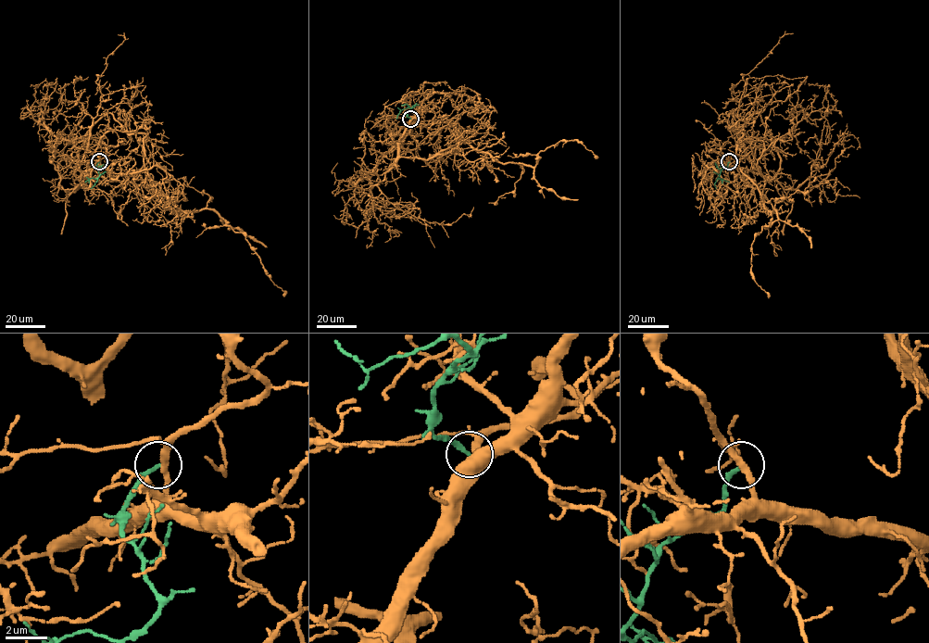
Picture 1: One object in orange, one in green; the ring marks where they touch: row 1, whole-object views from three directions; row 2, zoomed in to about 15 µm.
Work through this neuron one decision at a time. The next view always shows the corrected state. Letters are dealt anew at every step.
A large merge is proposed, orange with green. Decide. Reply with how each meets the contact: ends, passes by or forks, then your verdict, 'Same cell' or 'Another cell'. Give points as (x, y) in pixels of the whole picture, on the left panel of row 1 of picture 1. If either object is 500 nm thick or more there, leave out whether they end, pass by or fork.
At the ring orange passes by. At the ring green ends. Another cell

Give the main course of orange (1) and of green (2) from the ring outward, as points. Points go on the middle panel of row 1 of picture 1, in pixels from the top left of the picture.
1: (411, 119), (400, 156), (430, 159), (472, 147), (503, 163), (534, 167), (541, 150), (576, 140), (595, 157)
2: (410, 119), (407, 116), (408, 107), (402, 109), (395, 119)

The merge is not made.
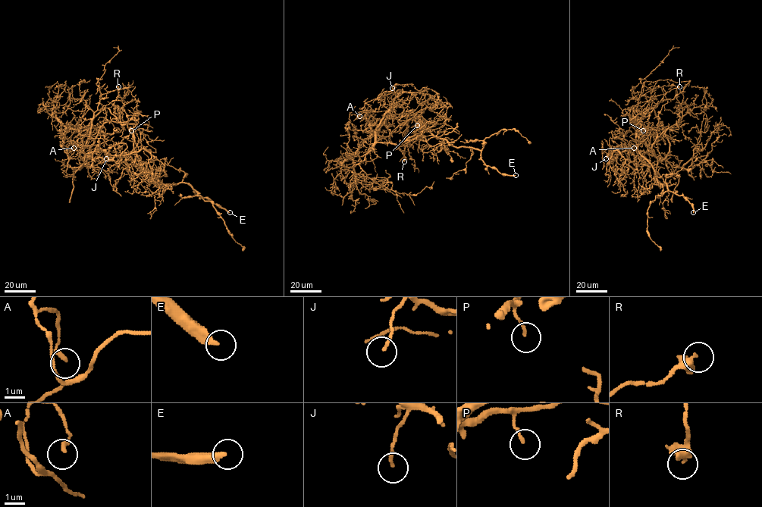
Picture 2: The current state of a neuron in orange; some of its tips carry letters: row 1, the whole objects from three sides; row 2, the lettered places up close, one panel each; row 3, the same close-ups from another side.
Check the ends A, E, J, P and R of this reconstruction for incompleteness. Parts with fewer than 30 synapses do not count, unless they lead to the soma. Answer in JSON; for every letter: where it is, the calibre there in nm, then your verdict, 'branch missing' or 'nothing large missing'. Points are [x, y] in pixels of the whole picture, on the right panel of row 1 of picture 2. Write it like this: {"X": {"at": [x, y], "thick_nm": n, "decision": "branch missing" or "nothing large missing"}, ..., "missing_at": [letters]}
{"A": {"at": [634, 148], "thick_nm": 130, "decision": "nothing large missing"}, "E": {"at": [693, 212], "thick_nm": 360, "decision": "nothing large missing"}, "J": {"at": [606, 158], "thick_nm": 150, "decision": "nothing large missing"}, "P": {"at": [643, 130], "thick_nm": 130, "decision": "nothing large missing"}, "R": {"at": [679, 86], "thick_nm": 320, "decision": "nothing large missing"}, "missing_at": []}

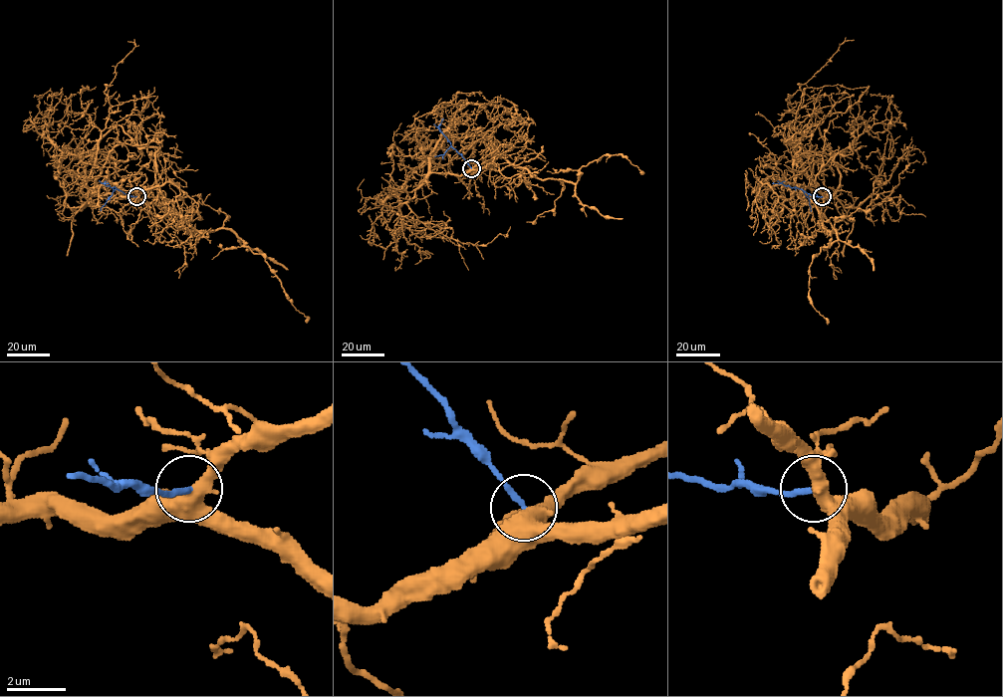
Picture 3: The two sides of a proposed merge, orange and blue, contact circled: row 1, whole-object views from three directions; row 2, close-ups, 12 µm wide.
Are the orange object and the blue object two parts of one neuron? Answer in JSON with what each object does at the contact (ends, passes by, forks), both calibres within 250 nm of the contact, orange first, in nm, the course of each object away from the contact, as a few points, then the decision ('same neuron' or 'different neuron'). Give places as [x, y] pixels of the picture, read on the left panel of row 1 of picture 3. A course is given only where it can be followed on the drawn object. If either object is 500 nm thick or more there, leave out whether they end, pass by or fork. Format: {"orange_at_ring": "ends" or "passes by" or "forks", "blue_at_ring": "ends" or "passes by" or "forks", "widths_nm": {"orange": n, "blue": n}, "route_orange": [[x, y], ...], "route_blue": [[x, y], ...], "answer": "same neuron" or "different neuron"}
{"orange_at_ring": "passes by", "blue_at_ring": "ends", "widths_nm": {"orange": 460, "blue": 200}, "route_orange": [[136, 196], [96, 189], [115, 183], [122, 196], [169, 182], [188, 196], [173, 203], [163, 241]], "route_blue": [[136, 196], [104, 183], [109, 183]], "answer": "different neuron"}

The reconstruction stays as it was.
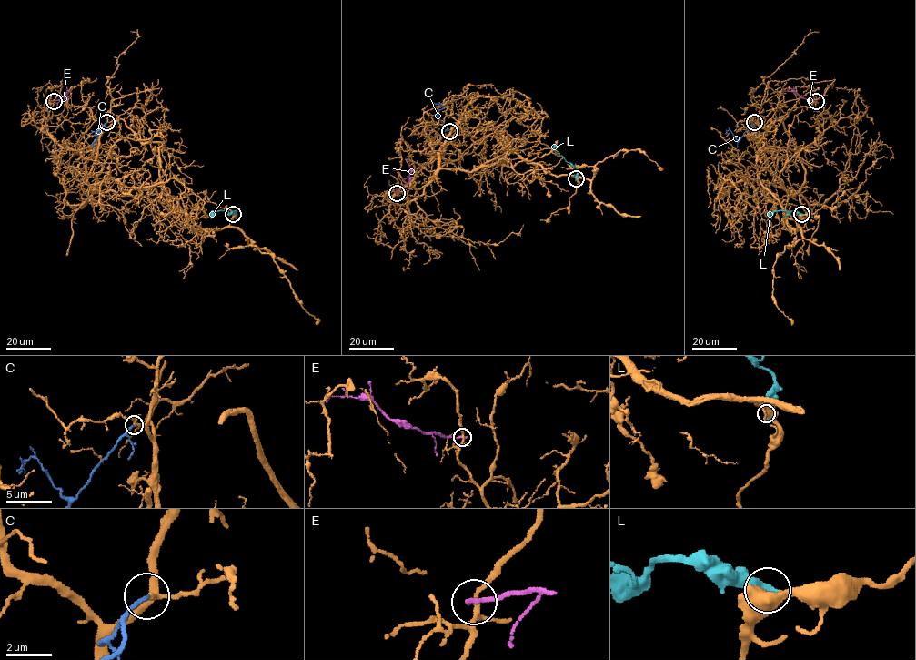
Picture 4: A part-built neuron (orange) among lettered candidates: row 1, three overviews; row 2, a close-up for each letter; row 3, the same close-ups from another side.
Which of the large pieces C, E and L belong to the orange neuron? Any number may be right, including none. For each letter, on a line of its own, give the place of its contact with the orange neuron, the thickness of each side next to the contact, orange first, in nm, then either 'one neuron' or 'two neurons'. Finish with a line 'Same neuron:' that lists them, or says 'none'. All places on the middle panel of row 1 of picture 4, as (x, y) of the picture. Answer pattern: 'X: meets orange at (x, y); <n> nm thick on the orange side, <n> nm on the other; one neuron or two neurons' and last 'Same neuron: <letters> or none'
C: meets orange at (449, 131); 130 nm thick on the orange side, 170 nm on the other; one neuron
E: meets orange at (397, 193); 150 nm thick on the orange side, 200 nm on the other; two neurons
L: meets orange at (576, 178); 440 nm thick on the orange side, 360 nm on the other; one neuron
Same neuron: C, L

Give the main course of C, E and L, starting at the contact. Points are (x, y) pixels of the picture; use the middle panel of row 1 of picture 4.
C: (449, 130), (437, 116), (443, 106), (433, 103)
E: (397, 194), (409, 180), (408, 160)
L: (576, 179), (578, 170), (553, 148)

